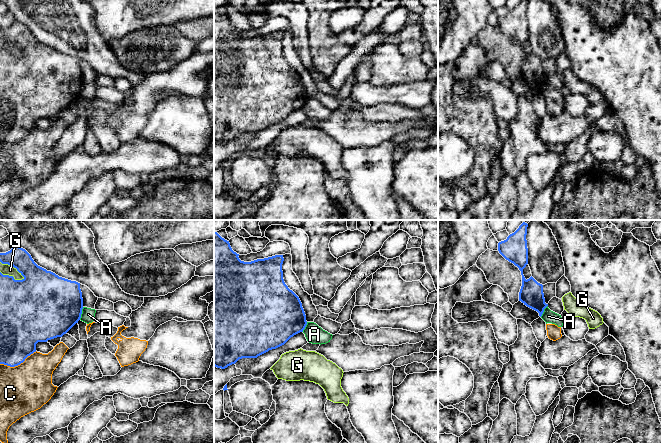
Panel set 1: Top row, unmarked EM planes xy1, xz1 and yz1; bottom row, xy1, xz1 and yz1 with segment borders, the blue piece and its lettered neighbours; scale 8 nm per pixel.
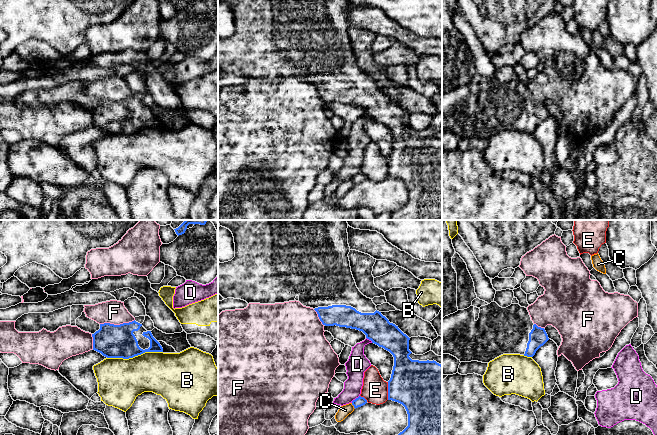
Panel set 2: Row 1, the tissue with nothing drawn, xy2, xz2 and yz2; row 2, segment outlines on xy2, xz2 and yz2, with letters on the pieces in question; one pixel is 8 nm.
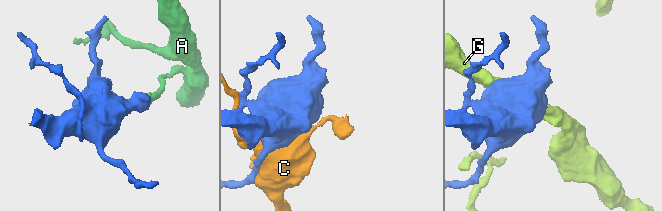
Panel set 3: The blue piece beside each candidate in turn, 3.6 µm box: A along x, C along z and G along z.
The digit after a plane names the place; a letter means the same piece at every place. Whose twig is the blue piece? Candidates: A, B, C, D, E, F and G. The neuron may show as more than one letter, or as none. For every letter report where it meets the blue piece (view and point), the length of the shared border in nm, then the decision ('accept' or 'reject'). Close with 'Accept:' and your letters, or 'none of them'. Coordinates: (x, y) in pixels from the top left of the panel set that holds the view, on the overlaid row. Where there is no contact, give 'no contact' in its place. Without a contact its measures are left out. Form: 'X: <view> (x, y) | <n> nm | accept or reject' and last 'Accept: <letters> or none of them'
A: xy1 (81, 313) | 110 nm | reject
B: xy2 (134, 356) | 460 nm | reject
C: xy1 (18, 364) | 320 nm | reject
D: xz2 (356, 398) | 90 nm | reject
E: xz2 (388, 391) | 140 nm | reject
F: xy2 (117, 325) | 280 nm | reject
G: xy1 (13, 266) | 240 nm | reject
Accept: none of them

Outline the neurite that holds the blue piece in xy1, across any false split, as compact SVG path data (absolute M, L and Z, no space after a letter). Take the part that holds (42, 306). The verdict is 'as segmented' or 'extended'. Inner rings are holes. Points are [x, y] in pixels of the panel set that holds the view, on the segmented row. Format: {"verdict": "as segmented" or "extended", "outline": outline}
{"verdict": "as segmented", "outline": "M17 245L6 253L0 253L0 262L12 265L24 277L22 280L15 280L13 276L0 272L0 364L15 367L36 352L38 342L62 337L78 323L82 314L83 298L80 283L59 277L38 266L31 255Z"}

